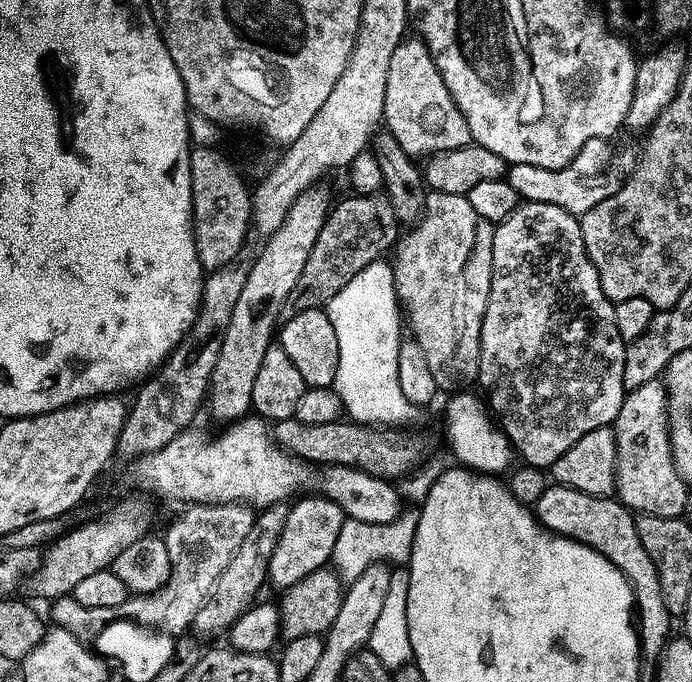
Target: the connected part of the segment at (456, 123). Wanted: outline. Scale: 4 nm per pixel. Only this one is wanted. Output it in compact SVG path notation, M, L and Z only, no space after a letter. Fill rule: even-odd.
M412 34L401 40L394 50L394 54L390 54L390 68L386 70L386 102L384 103L383 123L386 125L387 131L392 132L394 138L398 138L402 150L406 150L408 155L413 158L427 158L434 152L458 150L473 143L470 126L466 122L462 110L458 110L450 90L446 90L446 82L442 82L442 74L434 62L430 50L424 45L419 35Z

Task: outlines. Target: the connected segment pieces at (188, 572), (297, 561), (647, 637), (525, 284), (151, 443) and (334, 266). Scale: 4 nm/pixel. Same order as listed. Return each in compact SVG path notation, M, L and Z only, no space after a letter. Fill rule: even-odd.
M245 503L190 504L164 533L166 552L169 555L172 576L159 590L149 595L131 595L120 606L106 606L105 609L82 606L70 594L57 597L51 603L51 620L57 627L70 630L85 642L93 641L108 624L129 620L171 636L183 635L192 625L198 610L213 596L222 571L238 546L250 532L255 520L255 511Z
M323 494L315 495L305 500L297 499L289 507L278 546L274 546L274 558L270 558L268 567L268 580L276 583L277 589L283 590L294 586L294 582L302 582L306 574L314 574L314 570L325 567L332 559L334 542L338 542L338 530L342 530L346 517L335 501Z
M555 482L549 483L542 498L538 498L534 511L541 526L598 550L598 554L606 557L628 579L628 583L632 585L634 616L638 621L640 655L645 665L655 665L664 652L664 645L670 639L670 617L662 602L658 570L654 570L654 562L650 562L650 554L646 554L642 538L638 538L636 516L629 512L619 499L612 496L582 494L582 490L574 490L570 486L562 486Z
M538 201L521 202L505 220L499 221L493 227L492 281L486 302L486 314L482 318L482 330L480 331L480 378L478 384L479 387L484 387L483 395L486 397L491 411L497 417L501 416L501 420L498 420L499 427L518 453L519 459L520 456L524 459L521 461L527 467L541 470L551 469L552 464L558 462L558 458L562 458L562 454L566 454L566 450L570 450L570 446L574 446L574 442L578 442L578 438L582 438L582 434L590 434L590 430L607 428L615 421L626 395L626 389L622 382L626 342L618 334L618 325L614 322L615 309L615 303L608 300L602 290L602 282L598 282L598 270L594 270L594 262L590 262L590 258L586 254L579 219L568 213L562 206Z
M236 267L217 268L205 275L200 307L190 331L181 338L179 346L165 358L163 364L135 389L136 397L130 400L128 417L116 443L116 451L121 457L148 455L165 447L184 429L193 427L195 420L192 419L205 403L208 386L212 382L212 371L218 362L218 350L222 350L226 326L230 326L234 302L238 302L248 277L247 267Z
M383 191L371 192L365 196L351 195L346 197L337 208L335 205L329 211L326 222L310 250L310 258L306 258L306 266L298 278L296 290L290 294L290 298L282 306L281 321L286 321L295 312L301 312L307 308L324 308L330 302L330 298L334 298L334 294L338 294L338 290L342 290L342 286L346 286L346 282L350 282L350 278L354 278L354 274L358 274L358 270L366 270L366 266L370 266L370 262L387 257L393 251L394 245L401 235L402 225L400 219L394 214L391 200Z

